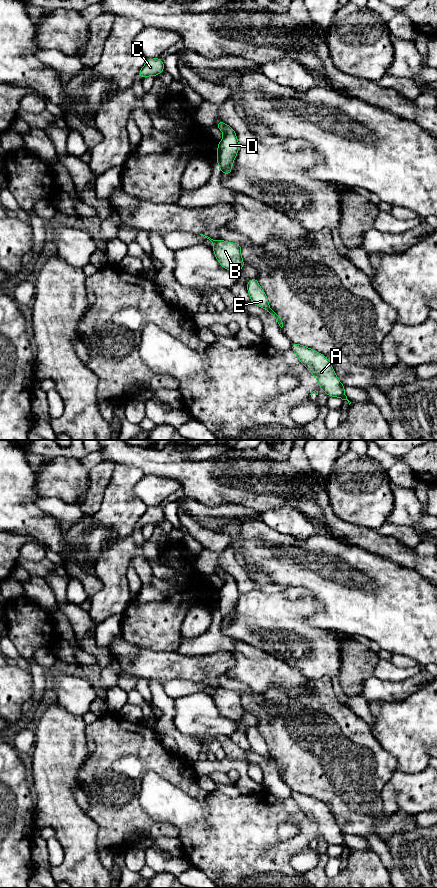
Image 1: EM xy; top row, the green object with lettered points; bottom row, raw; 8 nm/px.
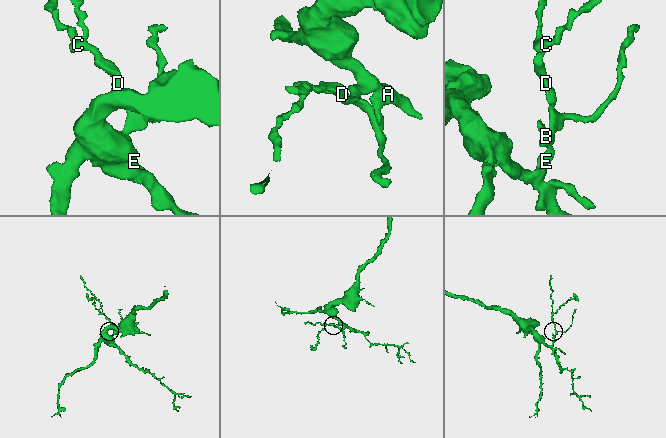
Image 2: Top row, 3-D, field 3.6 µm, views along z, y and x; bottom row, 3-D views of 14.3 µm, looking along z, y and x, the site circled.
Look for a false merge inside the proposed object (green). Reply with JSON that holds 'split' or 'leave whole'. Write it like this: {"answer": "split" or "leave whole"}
{"answer": "leave whole"}

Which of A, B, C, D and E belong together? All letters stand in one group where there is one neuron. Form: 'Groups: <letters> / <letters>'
Groups: A B C D E

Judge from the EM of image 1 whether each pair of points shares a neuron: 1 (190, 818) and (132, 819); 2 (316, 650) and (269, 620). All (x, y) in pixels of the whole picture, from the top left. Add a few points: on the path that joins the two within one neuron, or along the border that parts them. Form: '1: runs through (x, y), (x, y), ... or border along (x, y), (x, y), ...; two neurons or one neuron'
1: border along (139, 799), (152, 819), (175, 825); two neurons
2: runs through (304, 647), (297, 644), (281, 630); one neuron

